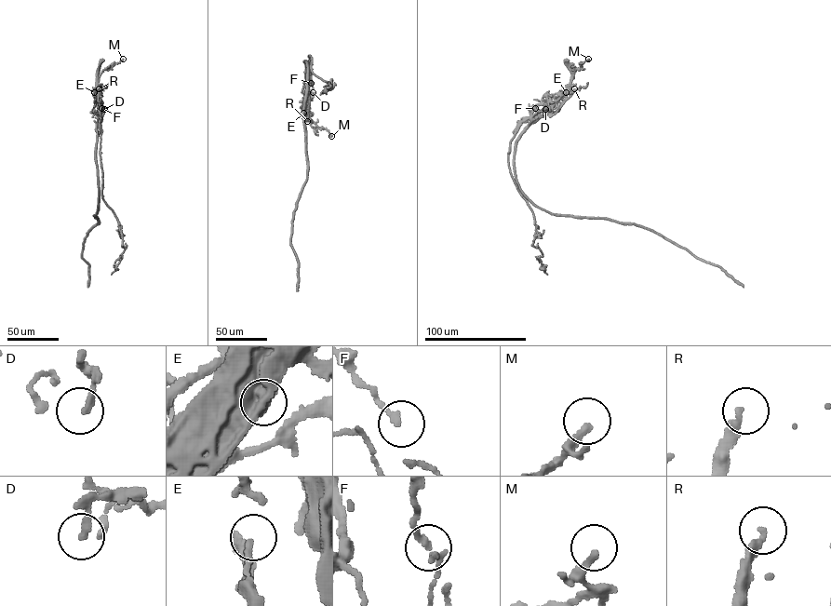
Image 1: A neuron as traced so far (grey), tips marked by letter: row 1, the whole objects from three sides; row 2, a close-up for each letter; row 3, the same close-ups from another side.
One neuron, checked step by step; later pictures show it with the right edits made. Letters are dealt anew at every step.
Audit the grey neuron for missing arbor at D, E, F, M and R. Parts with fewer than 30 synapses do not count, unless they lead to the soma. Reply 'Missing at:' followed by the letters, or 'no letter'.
Missing at: R

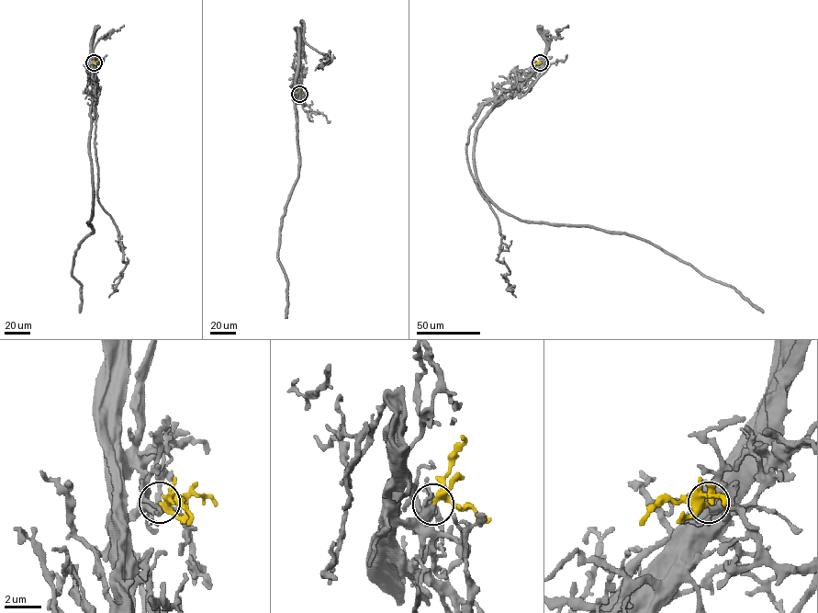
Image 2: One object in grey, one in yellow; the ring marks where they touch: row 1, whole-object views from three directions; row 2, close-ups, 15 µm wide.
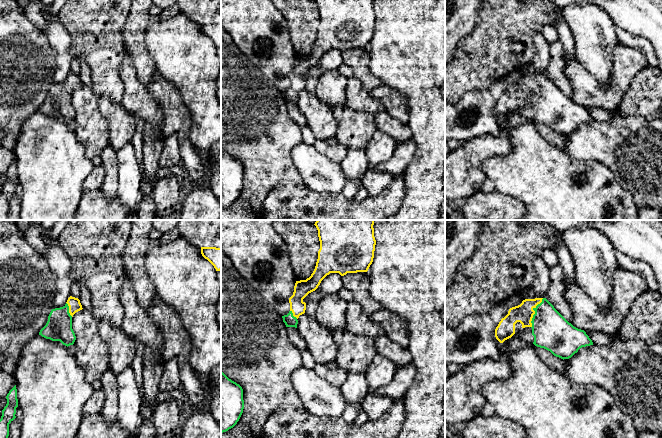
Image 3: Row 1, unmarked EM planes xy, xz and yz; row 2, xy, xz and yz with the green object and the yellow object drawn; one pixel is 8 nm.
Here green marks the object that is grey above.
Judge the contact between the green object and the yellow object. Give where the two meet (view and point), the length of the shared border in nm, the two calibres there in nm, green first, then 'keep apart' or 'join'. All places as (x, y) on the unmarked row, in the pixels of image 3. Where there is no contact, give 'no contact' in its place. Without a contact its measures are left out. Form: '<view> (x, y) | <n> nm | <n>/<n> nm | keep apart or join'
yz (535, 89) | 260 nm | 300/160 nm | join

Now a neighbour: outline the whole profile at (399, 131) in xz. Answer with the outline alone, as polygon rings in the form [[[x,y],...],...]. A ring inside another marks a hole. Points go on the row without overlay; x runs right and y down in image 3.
[[[386,111],[374,116],[377,130],[391,136],[396,143],[404,142],[412,138],[412,131],[408,123],[403,123],[390,116]]]

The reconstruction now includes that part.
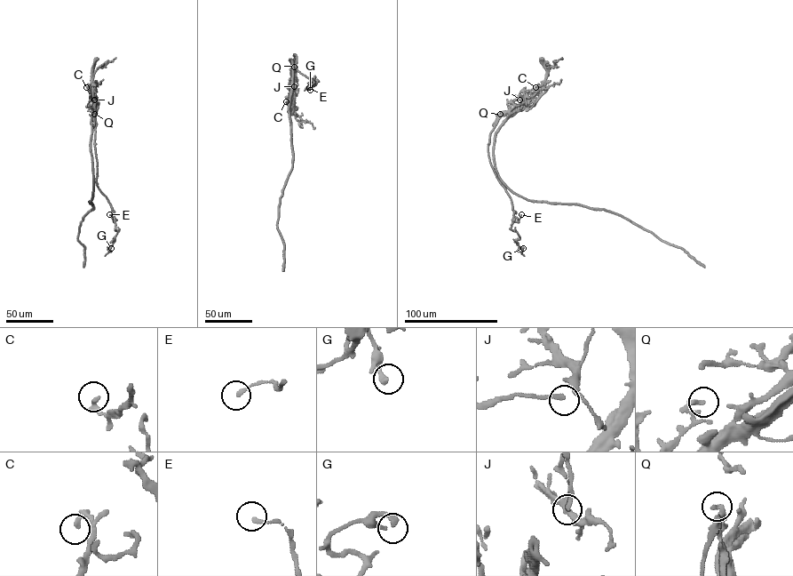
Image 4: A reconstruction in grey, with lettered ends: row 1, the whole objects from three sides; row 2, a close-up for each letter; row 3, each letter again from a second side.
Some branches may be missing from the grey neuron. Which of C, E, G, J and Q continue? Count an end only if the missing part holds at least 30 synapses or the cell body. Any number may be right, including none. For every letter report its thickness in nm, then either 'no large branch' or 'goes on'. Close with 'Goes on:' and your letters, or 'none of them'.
C: 260 nm | no large branch
E: 180 nm | no large branch
G: 260 nm | no large branch
J: 200 nm | no large branch
Q: 190 nm | no large branch
Goes on: none of them

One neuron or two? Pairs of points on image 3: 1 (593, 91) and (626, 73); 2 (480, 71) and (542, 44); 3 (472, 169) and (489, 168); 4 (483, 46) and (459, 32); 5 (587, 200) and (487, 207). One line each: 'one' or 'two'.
1: one
2: two
3: two
4: two
5: two

